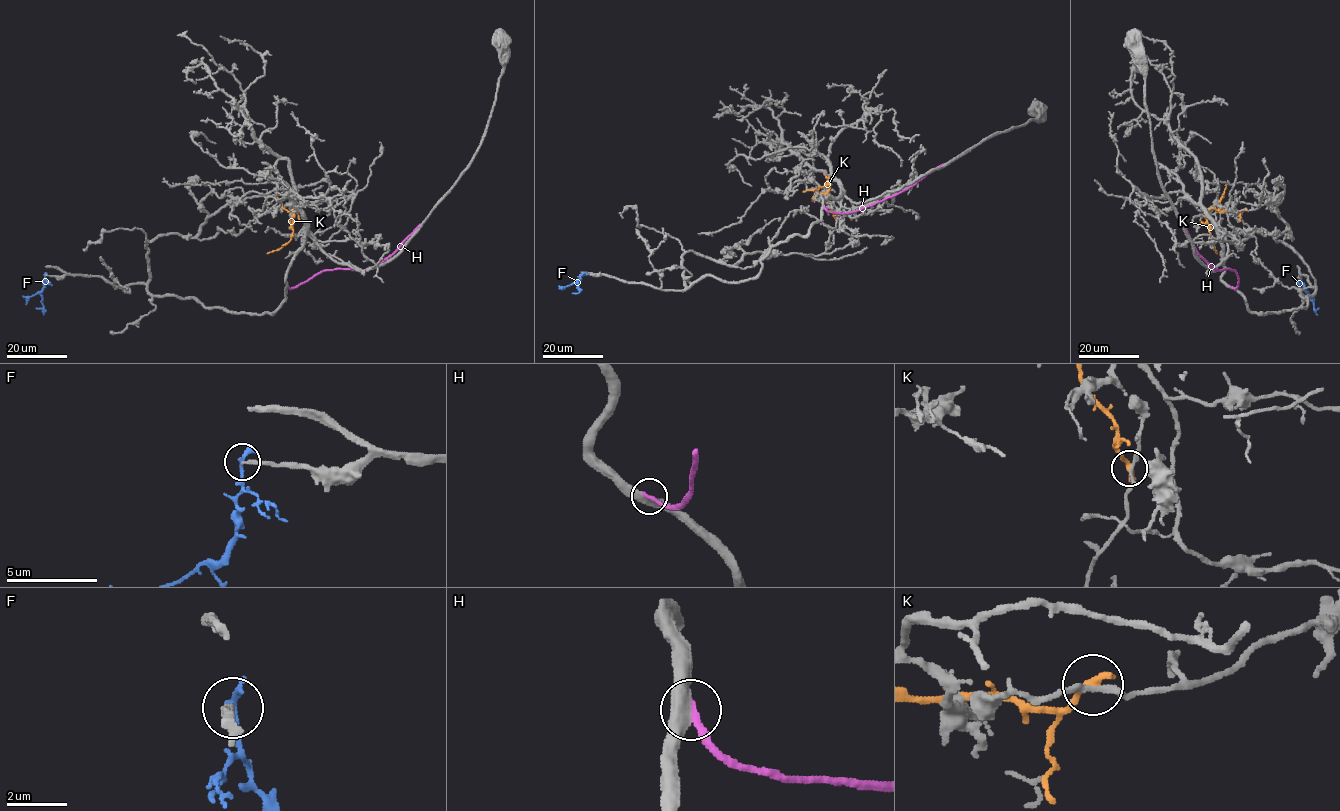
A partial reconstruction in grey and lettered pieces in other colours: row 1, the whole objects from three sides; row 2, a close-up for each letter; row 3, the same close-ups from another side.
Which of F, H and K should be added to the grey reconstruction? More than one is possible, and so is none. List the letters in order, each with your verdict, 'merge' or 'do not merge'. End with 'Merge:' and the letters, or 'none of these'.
F: do not merge
H: do not merge
K: do not merge
Merge: none of these

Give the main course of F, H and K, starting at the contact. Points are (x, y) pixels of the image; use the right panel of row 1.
F: (1300, 275), (1304, 290), (1315, 309), (1318, 308)
H: (1230, 287), (1237, 286), (1237, 273), (1230, 268), (1219, 270), (1209, 264), (1198, 253), (1183, 224)
K: (1244, 210), (1237, 212), (1210, 208), (1207, 213), (1212, 244), (1217, 253)

